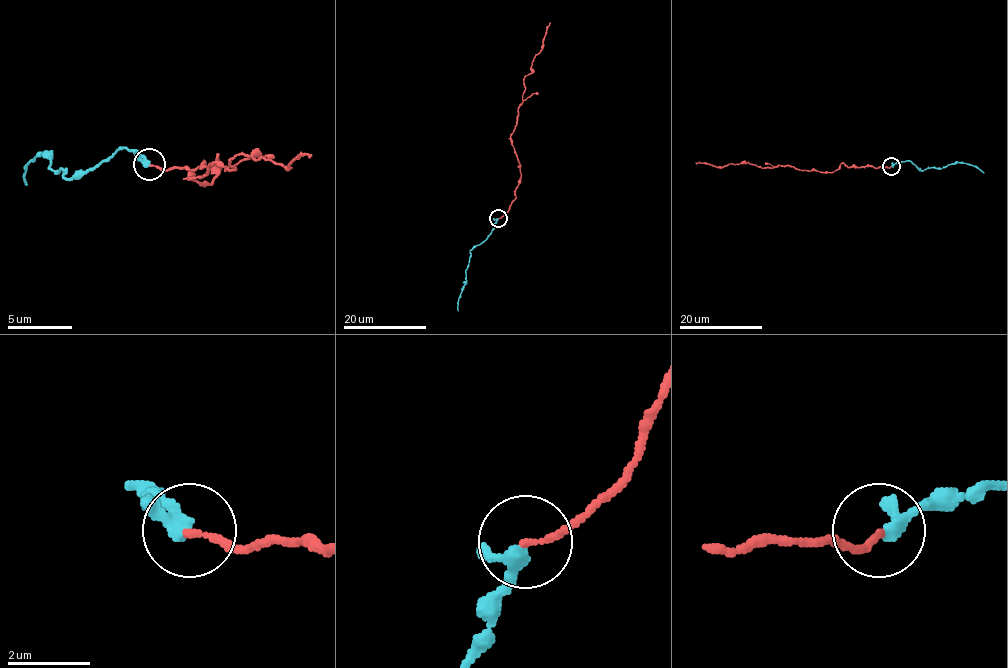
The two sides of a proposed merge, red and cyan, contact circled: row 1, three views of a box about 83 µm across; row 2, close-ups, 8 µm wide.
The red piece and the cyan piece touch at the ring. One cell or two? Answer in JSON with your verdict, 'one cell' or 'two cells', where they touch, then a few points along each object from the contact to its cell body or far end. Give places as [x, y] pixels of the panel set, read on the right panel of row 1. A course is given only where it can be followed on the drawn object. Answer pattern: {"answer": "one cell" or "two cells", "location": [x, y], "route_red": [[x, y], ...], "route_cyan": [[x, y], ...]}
{"answer": "one cell", "location": [891, 166], "route_red": [[891, 165], [859, 168], [841, 163], [833, 172], [819, 172], [745, 162], [722, 167], [696, 163]], "route_cyan": [[891, 165], [910, 161], [924, 170], [963, 162], [984, 173]]}

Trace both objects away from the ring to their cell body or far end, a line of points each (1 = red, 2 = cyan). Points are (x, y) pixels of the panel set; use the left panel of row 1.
1: (148, 163), (209, 170), (219, 157), (213, 183), (190, 176), (254, 154), (287, 167), (299, 154), (312, 157)
2: (148, 163), (135, 150), (119, 150), (65, 176), (42, 154), (26, 167), (26, 186)

